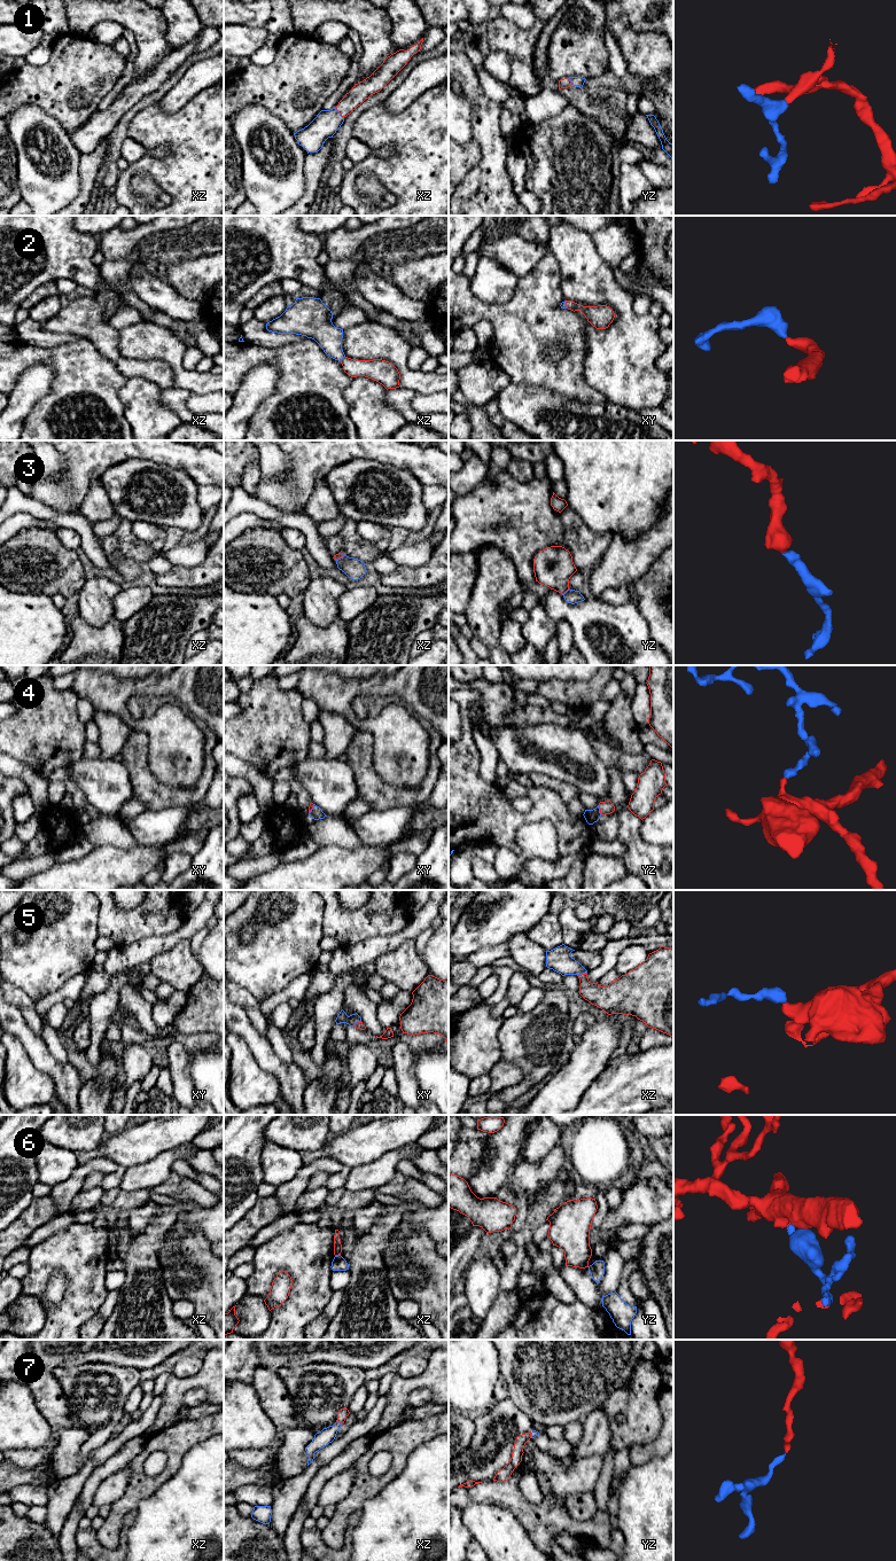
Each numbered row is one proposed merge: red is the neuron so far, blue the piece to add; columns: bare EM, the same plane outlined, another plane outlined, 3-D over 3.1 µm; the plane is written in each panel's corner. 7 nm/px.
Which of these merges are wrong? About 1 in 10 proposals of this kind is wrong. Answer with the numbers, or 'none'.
6

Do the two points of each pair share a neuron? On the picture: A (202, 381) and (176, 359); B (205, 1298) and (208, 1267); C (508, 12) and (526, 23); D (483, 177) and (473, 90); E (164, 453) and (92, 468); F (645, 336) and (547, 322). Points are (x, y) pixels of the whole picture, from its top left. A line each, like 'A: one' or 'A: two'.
A: one
B: one
C: one
D: one
E: one
F: two

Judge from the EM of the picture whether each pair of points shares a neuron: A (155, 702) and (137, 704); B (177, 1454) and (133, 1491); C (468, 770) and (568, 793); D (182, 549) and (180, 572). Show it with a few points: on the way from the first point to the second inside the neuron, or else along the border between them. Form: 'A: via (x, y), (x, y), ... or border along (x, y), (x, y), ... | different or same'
A: via (150, 704), (141, 704) | same
B: via (172, 1467), (161, 1478), (146, 1485) | same
C: border along (534, 786), (547, 786), (559, 795) | different
D: border along (207, 554), (199, 564), (173, 564) | different

